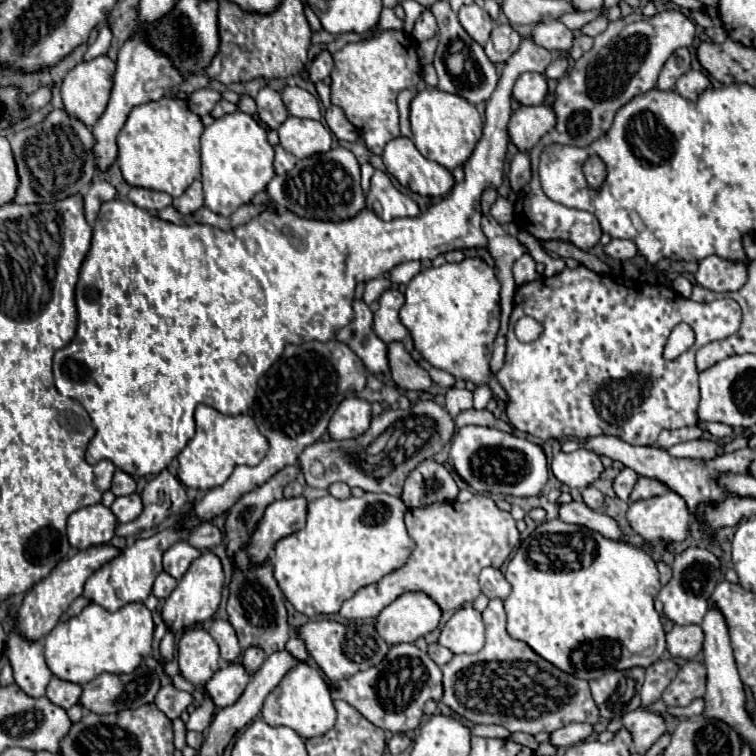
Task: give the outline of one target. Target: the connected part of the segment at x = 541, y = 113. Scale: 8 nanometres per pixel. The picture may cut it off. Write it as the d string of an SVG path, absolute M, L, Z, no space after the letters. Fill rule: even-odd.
M521 106L509 120L509 136L521 152L529 152L543 134L551 132L553 126L555 110L551 106Z

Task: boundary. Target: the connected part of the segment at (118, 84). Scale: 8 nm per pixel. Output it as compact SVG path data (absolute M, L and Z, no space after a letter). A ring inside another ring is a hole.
M135 34L131 40L123 44L117 58L117 72L113 78L113 92L107 104L107 110L97 120L97 124L91 128L91 134L95 136L95 166L99 172L107 172L113 162L117 160L117 134L121 132L129 112L145 102L159 100L161 96L169 94L173 86L177 86L183 80L179 70L171 64L171 60L159 52L155 52L149 44L141 40L141 34Z

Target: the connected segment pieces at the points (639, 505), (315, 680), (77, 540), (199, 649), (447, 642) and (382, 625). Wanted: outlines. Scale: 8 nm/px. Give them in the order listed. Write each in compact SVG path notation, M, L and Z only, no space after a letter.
M669 490L663 496L629 504L627 520L631 528L645 540L681 542L687 538L691 514L685 500L677 492Z
M301 662L265 698L261 716L271 726L289 726L301 738L315 738L315 736L323 736L323 732L333 728L337 712L335 712L333 700L329 696L329 686L323 680L323 676L315 668L311 668L305 662Z
M93 504L73 512L67 520L67 538L71 548L89 548L107 544L115 536L117 518L103 504Z
M205 628L185 630L177 644L177 662L185 680L203 686L215 672L219 662L217 642Z
M471 604L459 608L449 622L443 626L439 644L449 648L453 654L475 654L485 644L485 626L481 612Z
M405 592L397 596L377 616L377 632L389 644L415 642L437 628L441 608L425 592Z

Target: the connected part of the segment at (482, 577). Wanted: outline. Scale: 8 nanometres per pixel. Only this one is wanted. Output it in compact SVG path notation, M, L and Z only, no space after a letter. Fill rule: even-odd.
M483 568L479 574L479 584L481 584L481 592L487 598L501 598L505 600L511 594L511 584L505 580L505 576L501 574L499 568Z

